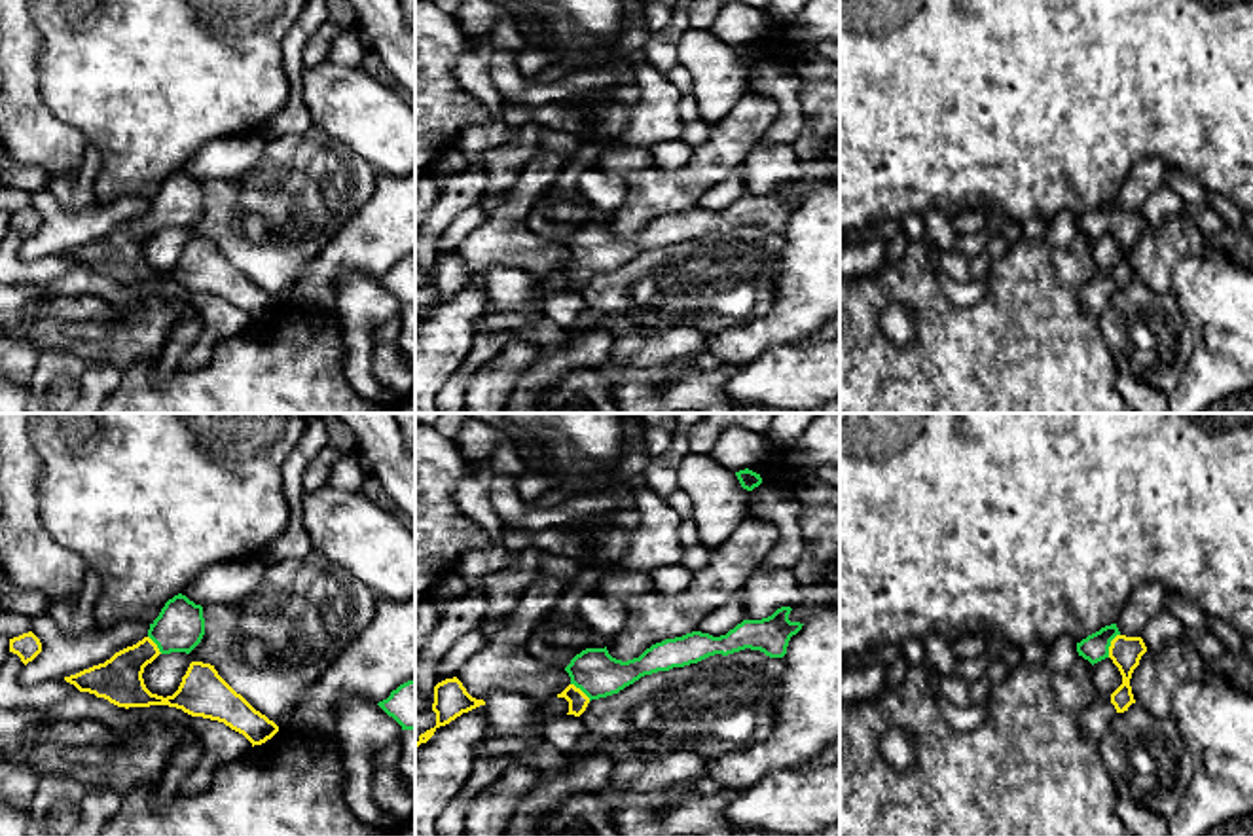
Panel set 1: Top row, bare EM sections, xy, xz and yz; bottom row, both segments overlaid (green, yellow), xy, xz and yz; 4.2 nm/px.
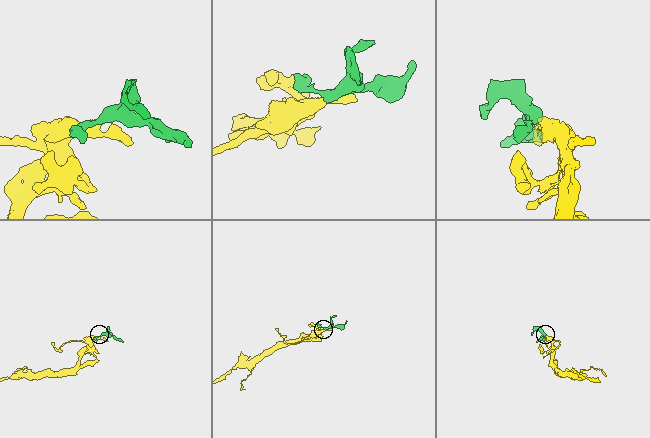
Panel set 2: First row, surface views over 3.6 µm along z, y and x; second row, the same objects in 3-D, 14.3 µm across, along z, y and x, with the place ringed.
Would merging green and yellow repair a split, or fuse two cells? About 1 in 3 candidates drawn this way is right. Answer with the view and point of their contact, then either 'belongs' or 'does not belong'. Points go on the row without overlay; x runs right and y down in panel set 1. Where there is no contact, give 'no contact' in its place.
meets green in yz at (1109, 220); belongs

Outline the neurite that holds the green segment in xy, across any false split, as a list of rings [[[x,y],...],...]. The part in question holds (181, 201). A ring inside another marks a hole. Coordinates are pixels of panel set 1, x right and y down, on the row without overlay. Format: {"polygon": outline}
{"polygon": [[[178,169],[165,178],[142,216],[64,256],[118,282],[169,281],[191,292],[224,298],[243,309],[252,322],[265,318],[279,301],[237,269],[210,239],[191,237],[173,271],[163,273],[146,264],[142,248],[148,239],[159,229],[190,229],[203,210],[203,182]]]}

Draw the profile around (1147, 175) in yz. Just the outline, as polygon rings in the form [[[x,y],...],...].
[[[1158,157],[1139,159],[1117,197],[1120,210],[1141,212],[1145,201],[1166,184],[1166,171]]]

